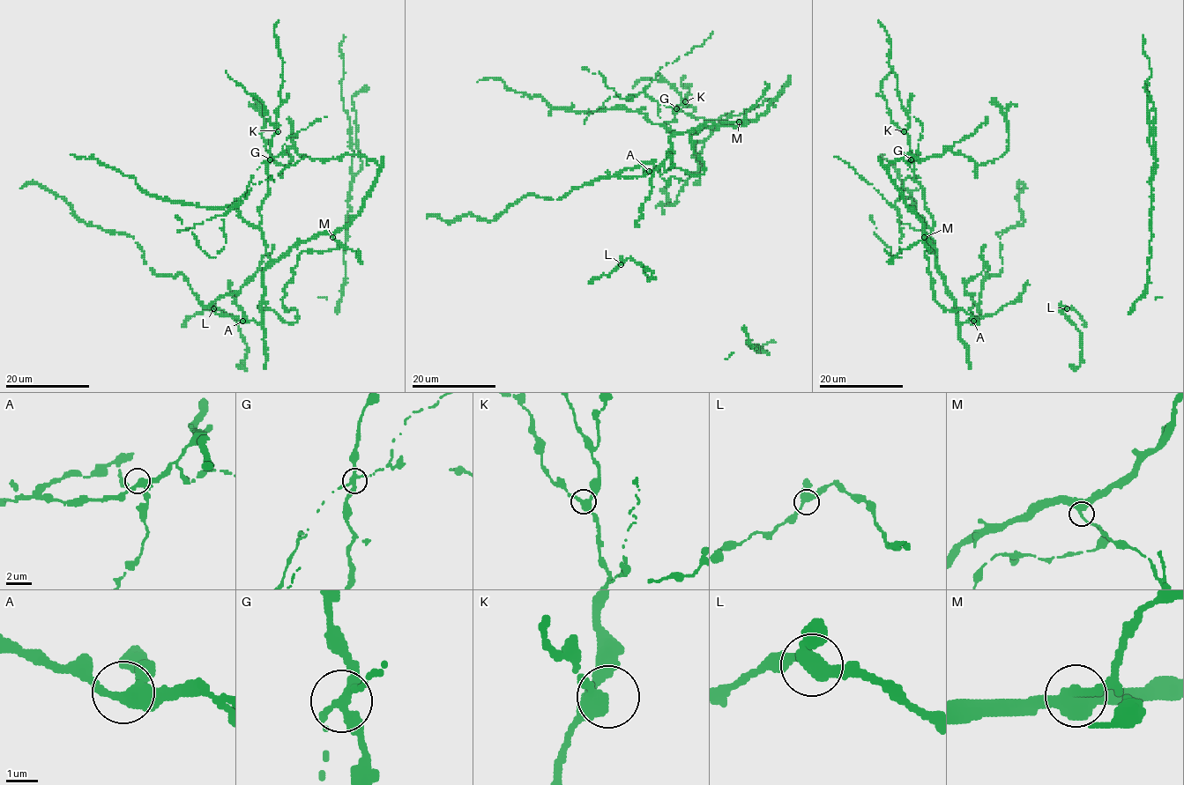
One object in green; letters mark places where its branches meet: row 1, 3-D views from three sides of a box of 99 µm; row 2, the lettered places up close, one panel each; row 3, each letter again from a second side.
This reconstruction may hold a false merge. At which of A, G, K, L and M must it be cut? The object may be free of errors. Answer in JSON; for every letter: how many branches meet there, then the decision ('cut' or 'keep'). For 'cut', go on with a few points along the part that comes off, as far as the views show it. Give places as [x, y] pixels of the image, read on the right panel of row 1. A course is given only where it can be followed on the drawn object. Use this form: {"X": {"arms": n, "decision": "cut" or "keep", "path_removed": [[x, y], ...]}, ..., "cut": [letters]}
{"A": {"arms": 4, "decision": "keep"}, "G": {"arms": 4, "decision": "cut", "path_removed": [[912, 159], [903, 193], [896, 203], [901, 258], [895, 256], [874, 233], [871, 217]]}, "K": {"arms": 3, "decision": "keep"}, "L": {"arms": 3, "decision": "keep"}, "M": {"arms": 3, "decision": "keep"}, "cut": ["G"]}

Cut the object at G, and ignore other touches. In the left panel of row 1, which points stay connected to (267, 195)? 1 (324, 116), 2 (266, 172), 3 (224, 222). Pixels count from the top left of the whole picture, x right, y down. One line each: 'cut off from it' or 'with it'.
1: cut off from it
2: with it
3: cut off from it

